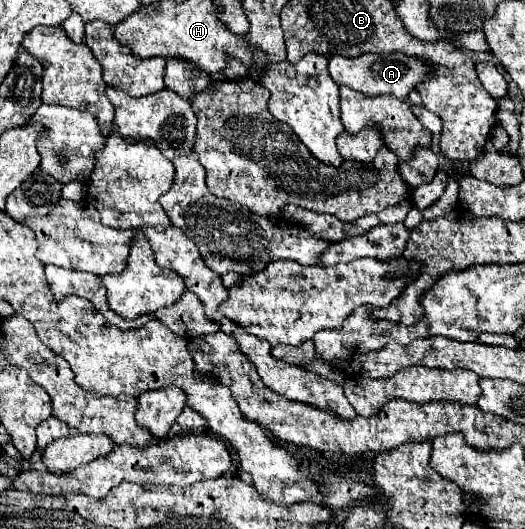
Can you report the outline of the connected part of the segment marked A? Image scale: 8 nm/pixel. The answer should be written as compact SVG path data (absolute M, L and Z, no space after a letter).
M365 53L359 57L339 57L333 55L329 59L329 75L331 79L341 87L349 87L353 91L359 91L363 95L375 97L375 95L395 95L397 99L407 99L409 91L423 81L423 77L429 73L431 65L423 65L423 61L415 61L415 57L407 57L403 53Z

